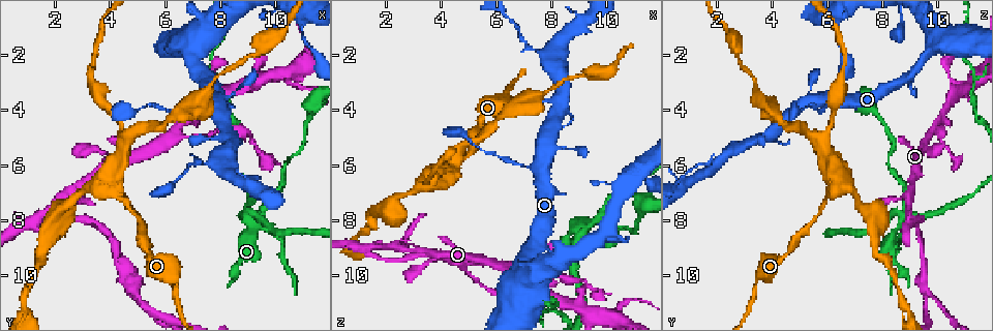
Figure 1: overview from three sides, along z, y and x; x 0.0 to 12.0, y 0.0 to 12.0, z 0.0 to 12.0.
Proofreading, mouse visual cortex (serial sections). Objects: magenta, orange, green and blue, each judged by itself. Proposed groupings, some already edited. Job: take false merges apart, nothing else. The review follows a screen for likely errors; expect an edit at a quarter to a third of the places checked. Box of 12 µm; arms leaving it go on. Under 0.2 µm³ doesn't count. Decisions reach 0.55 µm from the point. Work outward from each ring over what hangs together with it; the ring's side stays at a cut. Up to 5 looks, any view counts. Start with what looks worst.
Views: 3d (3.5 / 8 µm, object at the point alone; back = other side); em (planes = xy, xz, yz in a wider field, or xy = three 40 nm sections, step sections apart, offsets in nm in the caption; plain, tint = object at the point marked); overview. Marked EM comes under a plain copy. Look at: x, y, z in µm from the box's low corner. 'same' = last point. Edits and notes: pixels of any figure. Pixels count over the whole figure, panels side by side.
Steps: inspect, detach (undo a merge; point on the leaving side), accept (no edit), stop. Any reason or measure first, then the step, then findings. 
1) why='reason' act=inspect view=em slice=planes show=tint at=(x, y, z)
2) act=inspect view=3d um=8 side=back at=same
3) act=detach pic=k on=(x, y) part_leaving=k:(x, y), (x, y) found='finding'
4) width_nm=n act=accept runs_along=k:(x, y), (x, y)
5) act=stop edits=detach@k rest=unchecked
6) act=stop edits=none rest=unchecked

why='four or more arms meet' act=inspect view=em slice=xy step=2 show=tint at=(9.3, 8.2, 8.7)

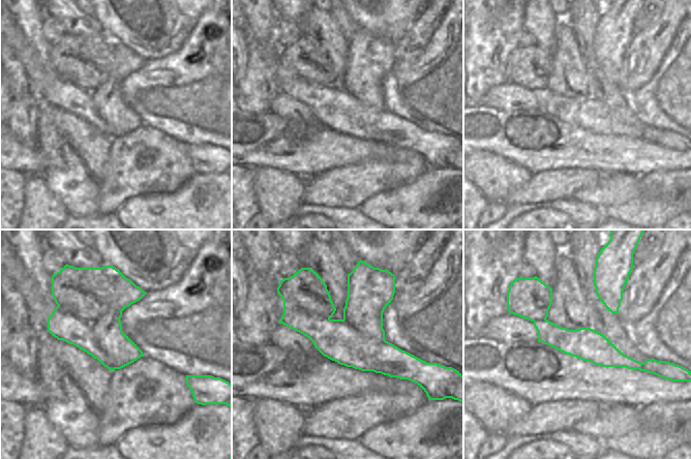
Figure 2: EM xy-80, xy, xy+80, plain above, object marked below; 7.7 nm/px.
why='see where the arms go' act=inspect view=3d um=3.5 at=same

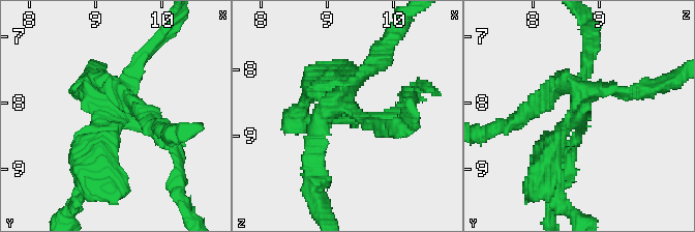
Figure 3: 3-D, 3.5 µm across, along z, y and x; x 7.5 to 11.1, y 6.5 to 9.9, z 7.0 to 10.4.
width_nm=420 act=detach pic=3 on=(314, 127) part_leaving=3:(576, 114), (568, 83), (531, 108) found='a second cell is stuck on'

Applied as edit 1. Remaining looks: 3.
why='redraw' act=inspect view=overview

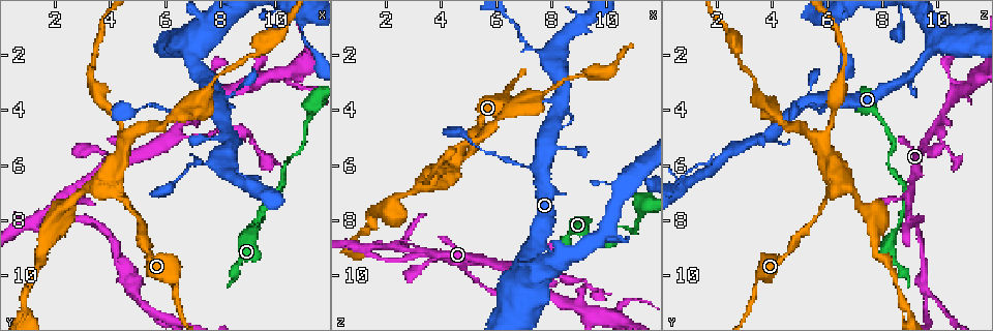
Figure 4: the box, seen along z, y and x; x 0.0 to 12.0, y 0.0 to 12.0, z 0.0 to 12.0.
act=inspect view=3d um=3.5 side=back at=(1.3, 8.0, 9.0)

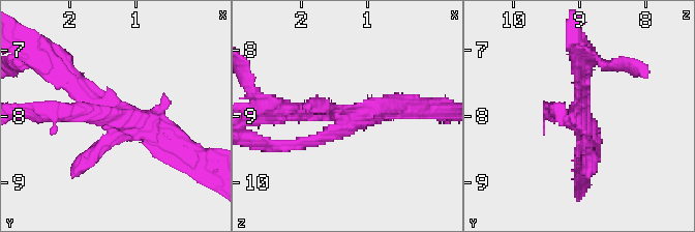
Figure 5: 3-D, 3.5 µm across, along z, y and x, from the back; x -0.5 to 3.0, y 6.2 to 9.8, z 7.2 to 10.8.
act=inspect view=em slice=planes show=tint at=(1.35, 8.00, 9.05)

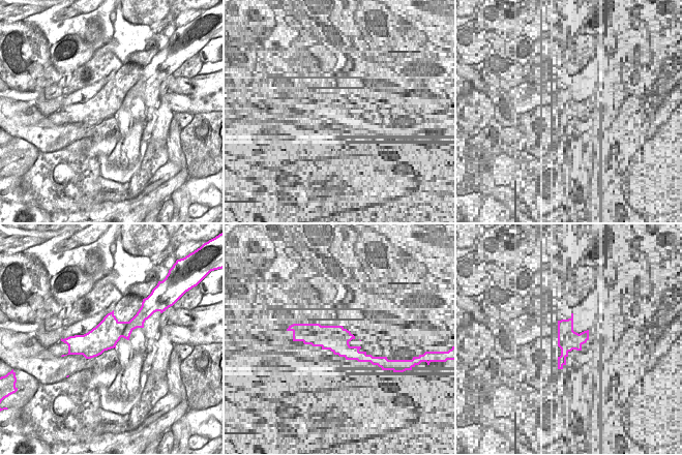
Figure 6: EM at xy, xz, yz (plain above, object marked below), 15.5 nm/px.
width_nm=420 act=detach pic=5 on=(79, 109) part_leaving=5:(111, 118), (28, 109) found='a second cell is stuck on'

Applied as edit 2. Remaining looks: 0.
act=stop edits=detach@3,detach@5 rest=unchecked

